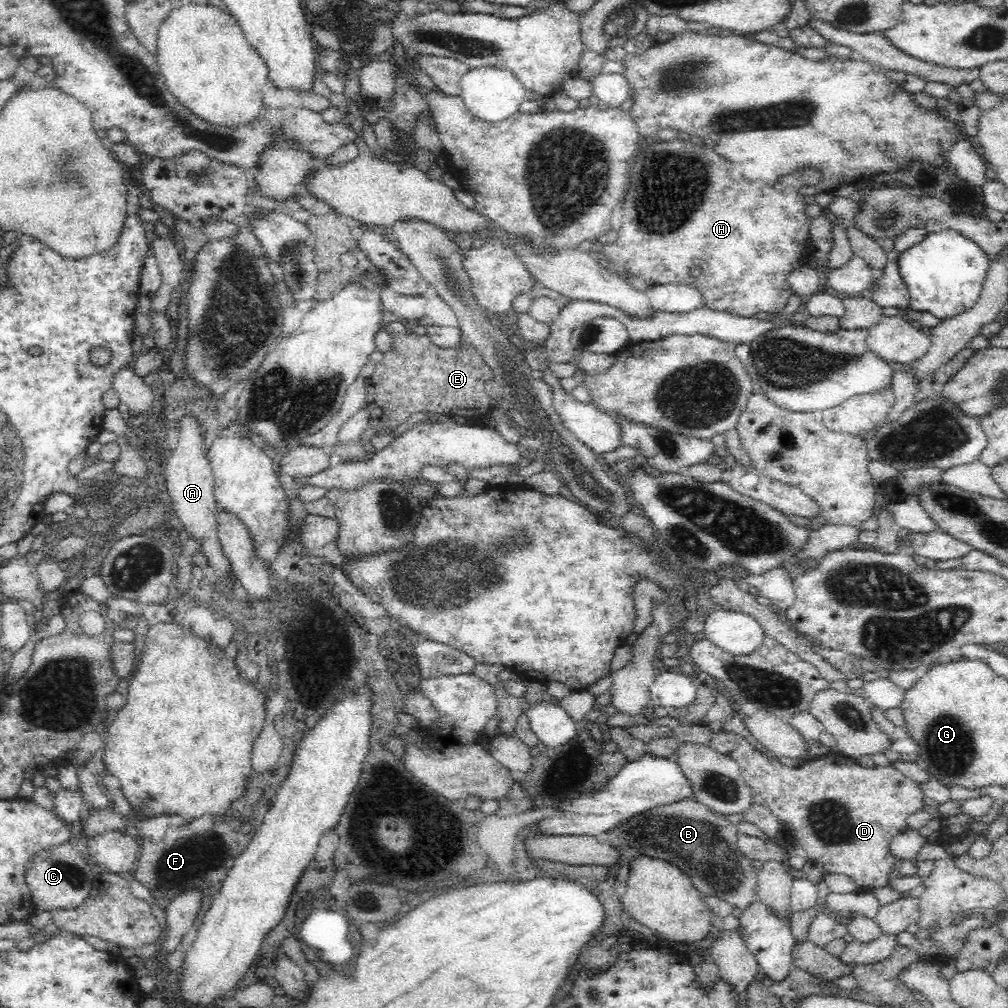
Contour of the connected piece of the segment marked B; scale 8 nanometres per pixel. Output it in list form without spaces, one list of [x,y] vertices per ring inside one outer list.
[[[695,799],[681,800],[633,816],[603,835],[609,845],[636,848],[640,855],[675,864],[705,896],[717,896],[733,908],[746,910],[756,902],[757,870],[739,850],[738,831],[726,815],[714,813]]]

